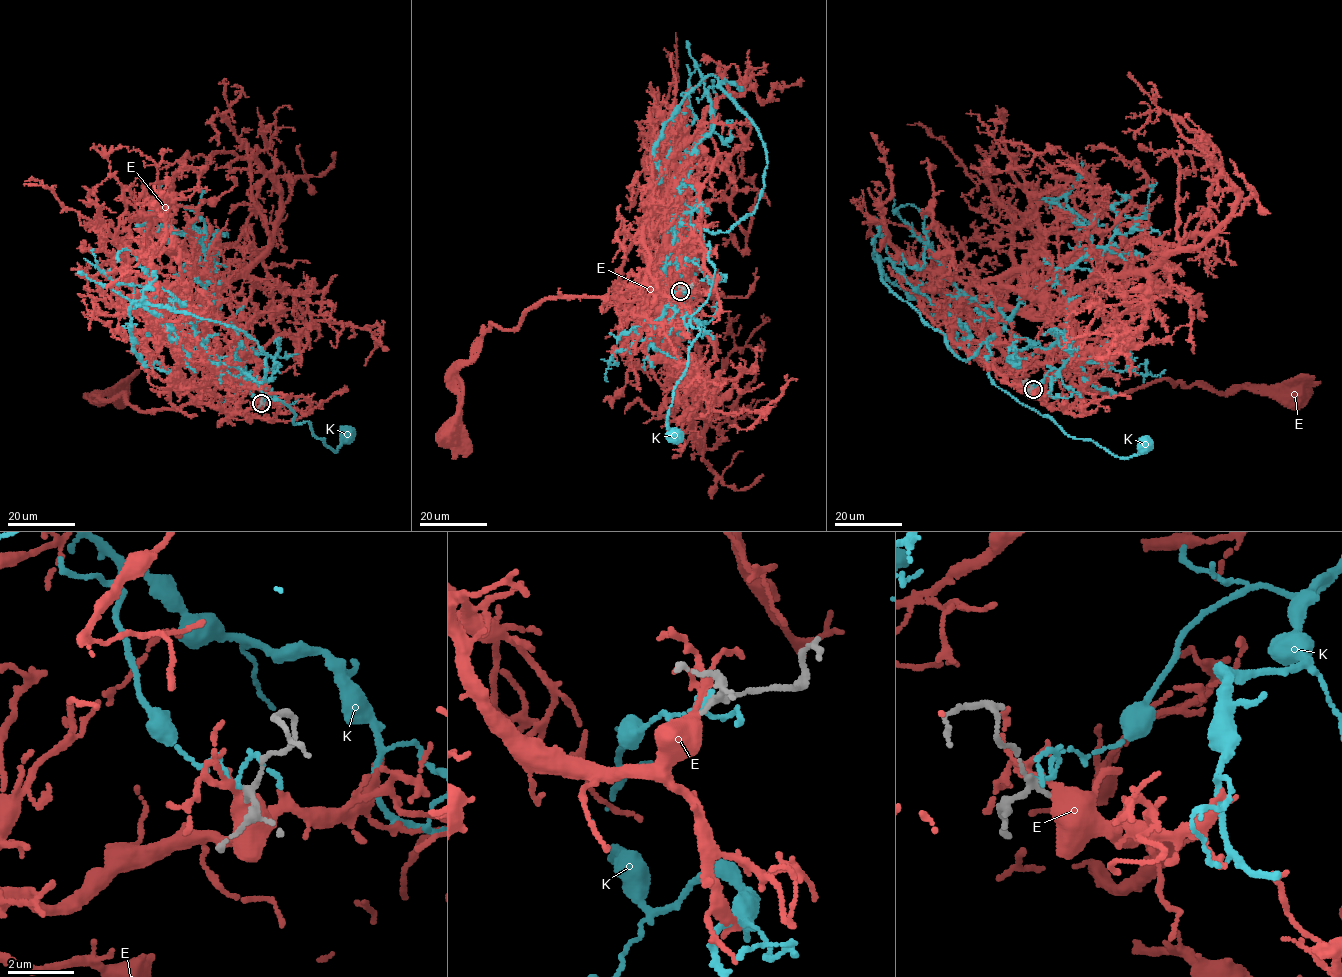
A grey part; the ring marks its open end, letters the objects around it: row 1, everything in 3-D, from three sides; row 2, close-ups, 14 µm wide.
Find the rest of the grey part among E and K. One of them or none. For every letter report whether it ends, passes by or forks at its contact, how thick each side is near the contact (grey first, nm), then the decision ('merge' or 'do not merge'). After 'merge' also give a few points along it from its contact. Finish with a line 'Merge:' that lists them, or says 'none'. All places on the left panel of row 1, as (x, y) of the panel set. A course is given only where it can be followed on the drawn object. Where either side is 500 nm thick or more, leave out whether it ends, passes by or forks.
E: it passes by; calibres 160 and 460 nm; merge; course (261, 403), (229, 413), (203, 382), (178, 407), (139, 411), (122, 393), (94, 398), (113, 389), (119, 396)
K: it passes by; calibres 170 and 100 nm; do not merge
Merge: E

